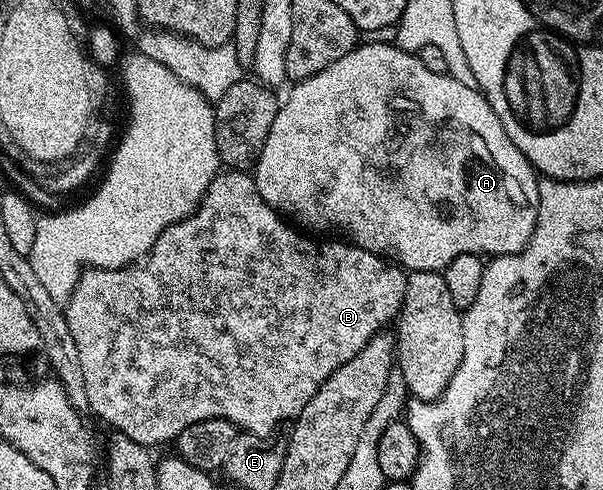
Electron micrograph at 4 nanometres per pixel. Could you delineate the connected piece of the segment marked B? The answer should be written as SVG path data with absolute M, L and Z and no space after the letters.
M223 170L211 180L211 185L199 201L199 207L183 220L170 224L155 239L150 252L138 262L125 268L84 267L62 311L68 320L69 333L73 334L77 345L81 366L84 367L88 405L94 408L95 404L96 414L105 423L112 424L111 428L116 433L123 433L134 442L146 446L174 441L185 426L193 426L193 422L202 420L227 420L236 429L252 436L270 436L282 420L294 421L305 402L317 394L321 382L325 382L337 366L349 362L349 358L353 358L353 354L357 354L369 338L384 331L390 320L392 323L398 317L407 285L407 272L378 252L360 248L354 242L342 244L339 240L310 240L294 230L299 231L263 201L250 171Z

